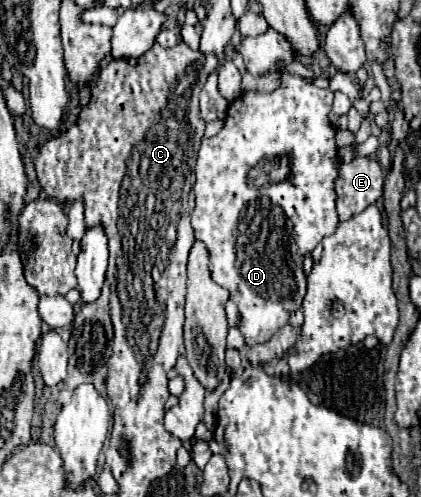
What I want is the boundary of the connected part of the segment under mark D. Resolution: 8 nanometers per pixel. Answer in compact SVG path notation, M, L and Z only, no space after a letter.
M282 74L280 88L276 88L270 94L262 94L262 92L240 94L228 106L224 128L216 136L204 138L202 146L198 150L198 162L196 162L196 168L194 168L194 174L196 174L196 184L194 184L196 206L194 206L194 212L190 216L192 228L194 228L194 238L208 246L208 250L210 250L208 252L208 256L210 256L208 270L212 274L212 280L216 284L220 284L222 288L226 288L230 292L230 300L236 302L236 306L240 310L238 330L242 332L248 346L268 342L268 338L272 338L272 334L288 322L288 316L302 306L302 298L306 294L306 276L304 276L304 270L302 270L302 260L308 252L312 252L322 242L324 236L330 236L338 226L334 180L338 178L340 160L338 160L338 148L336 148L336 140L334 140L334 126L328 120L328 112L330 112L330 106L332 106L332 96L334 96L332 90L318 88L314 84L306 84L306 80L300 78L300 76Z

